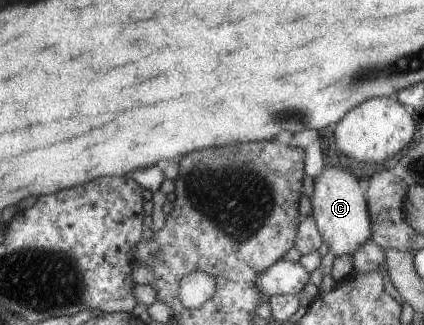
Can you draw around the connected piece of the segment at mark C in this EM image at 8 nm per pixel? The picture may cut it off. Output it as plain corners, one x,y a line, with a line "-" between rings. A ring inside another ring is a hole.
325,166
314,182
315,189
313,197
310,198
313,208
312,217
322,239
327,244
329,252
334,253
336,257
351,256
371,239
372,221
370,216
367,216
368,202
365,202
367,195
361,190
357,178
341,168

